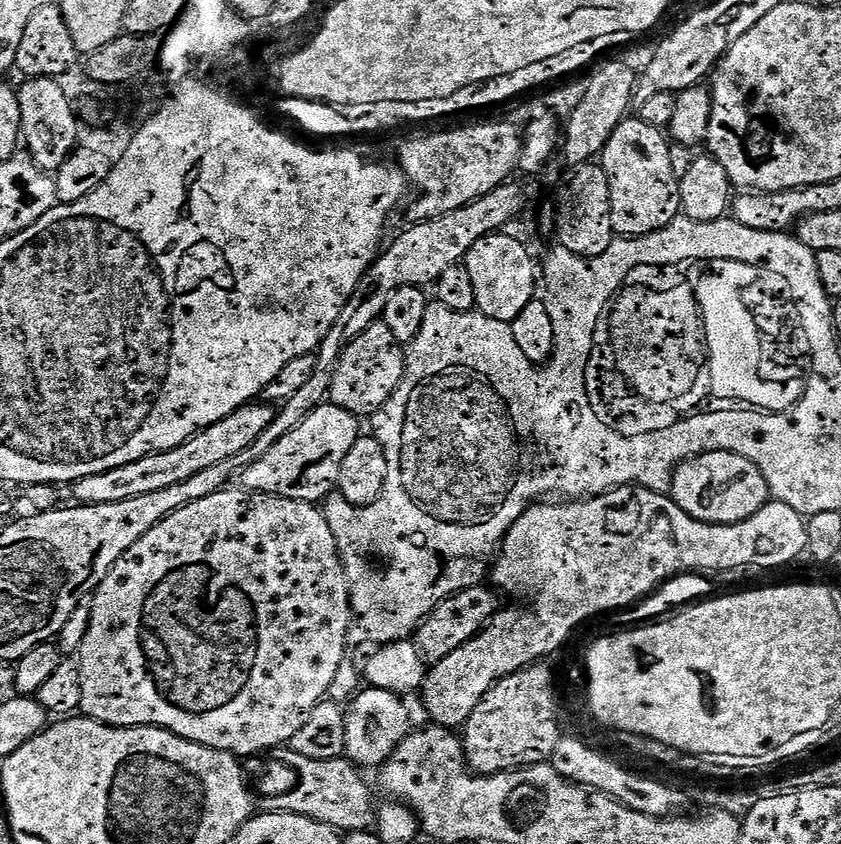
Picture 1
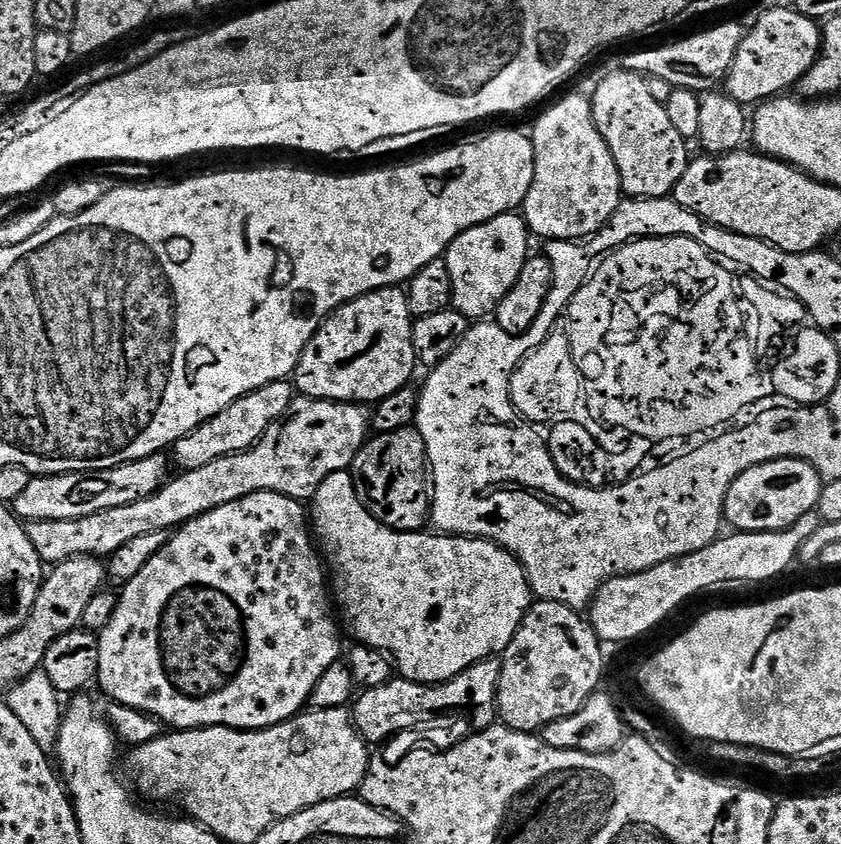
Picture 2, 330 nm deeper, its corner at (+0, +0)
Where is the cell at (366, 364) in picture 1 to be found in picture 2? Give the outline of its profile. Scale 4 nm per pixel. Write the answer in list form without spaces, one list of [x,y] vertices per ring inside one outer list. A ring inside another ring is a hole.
[[[400,286],[367,292],[357,300],[343,304],[325,320],[319,332],[304,347],[294,373],[295,391],[309,400],[338,400],[342,404],[375,406],[381,400],[390,398],[390,394],[409,387],[411,380],[408,379],[412,371],[418,368],[412,341],[413,319],[408,305],[408,293]]]

